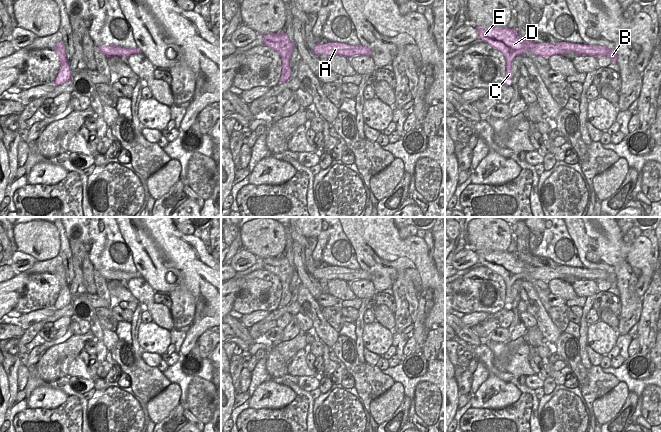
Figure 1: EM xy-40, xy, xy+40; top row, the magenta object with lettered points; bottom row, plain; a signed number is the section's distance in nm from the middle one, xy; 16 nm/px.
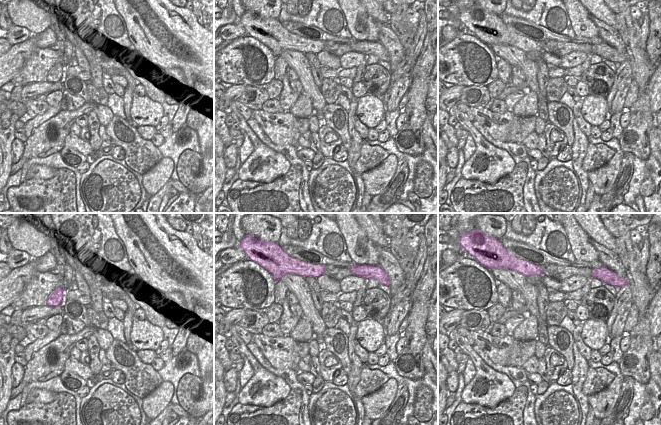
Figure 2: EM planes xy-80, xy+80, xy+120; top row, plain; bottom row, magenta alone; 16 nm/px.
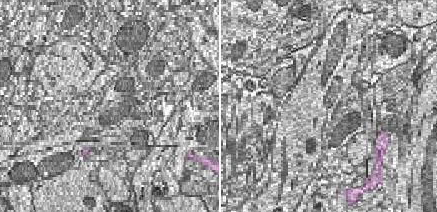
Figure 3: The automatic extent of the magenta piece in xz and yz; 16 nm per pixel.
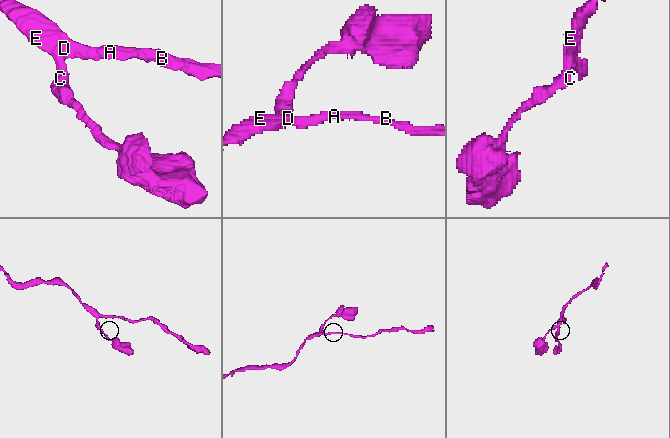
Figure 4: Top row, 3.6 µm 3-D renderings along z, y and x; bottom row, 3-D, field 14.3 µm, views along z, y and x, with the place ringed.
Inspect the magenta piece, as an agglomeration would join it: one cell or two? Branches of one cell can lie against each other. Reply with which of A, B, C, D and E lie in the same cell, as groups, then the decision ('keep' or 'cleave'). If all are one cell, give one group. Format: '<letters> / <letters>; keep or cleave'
A B C D E; keep

